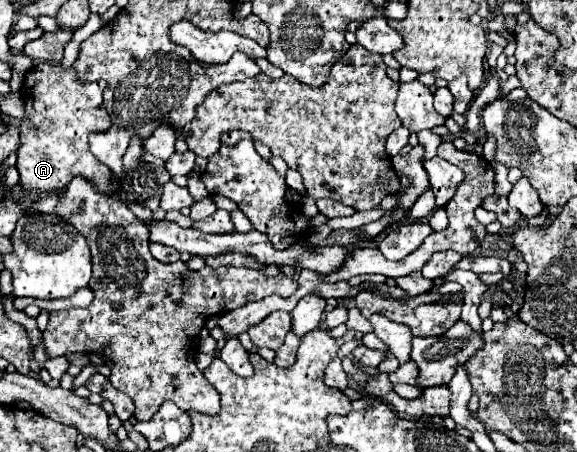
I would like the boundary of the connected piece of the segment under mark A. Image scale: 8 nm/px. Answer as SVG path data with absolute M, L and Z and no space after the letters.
M36 64L26 74L24 108L28 120L20 124L16 168L20 172L20 184L28 190L28 194L38 196L40 192L62 192L64 186L70 184L72 176L78 174L94 180L94 186L100 192L112 190L110 170L100 164L88 148L88 134L102 132L110 126L110 116L102 100L104 88L104 80L80 82L72 68L64 70L62 66L52 64Z

